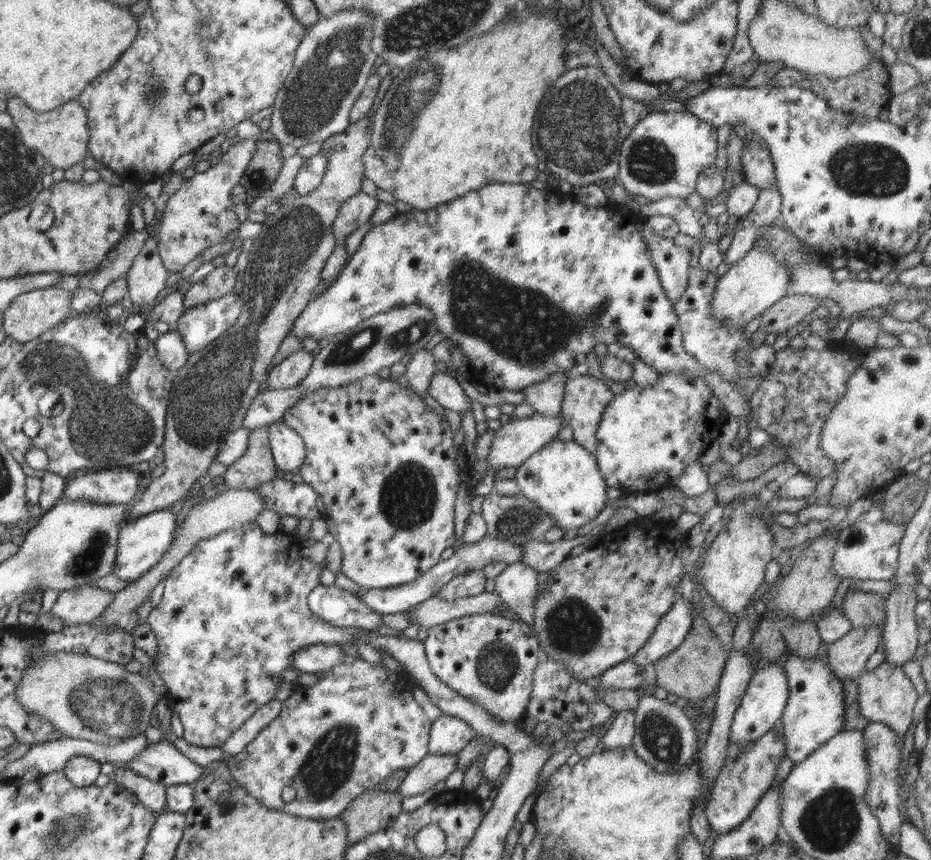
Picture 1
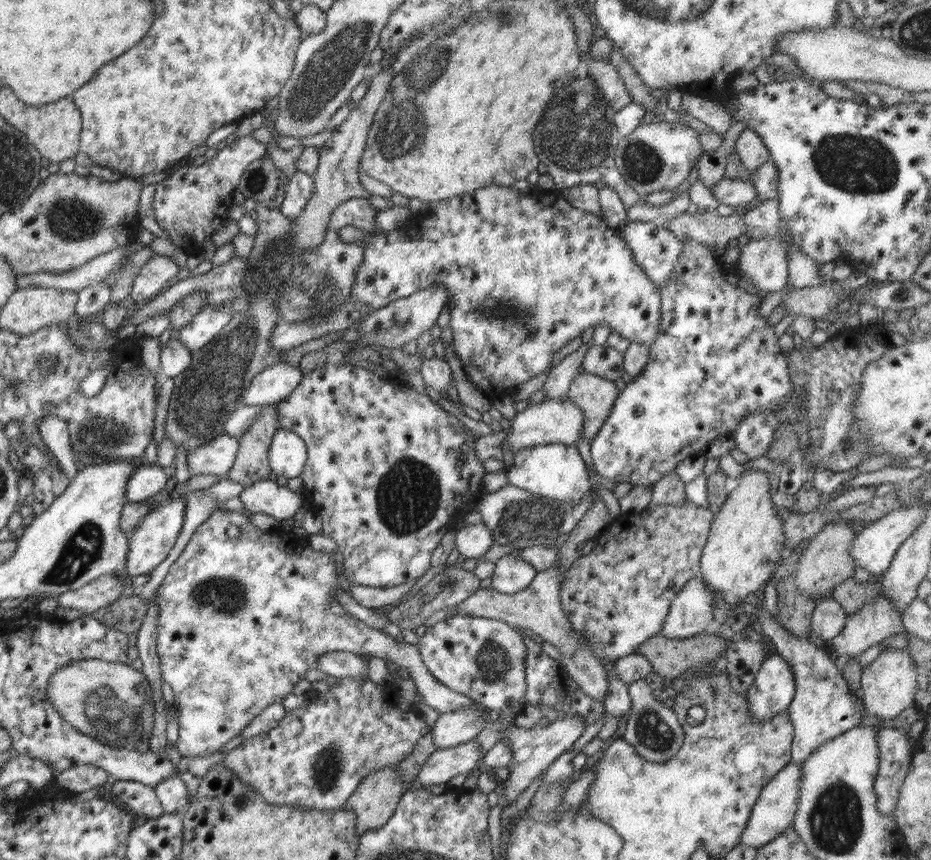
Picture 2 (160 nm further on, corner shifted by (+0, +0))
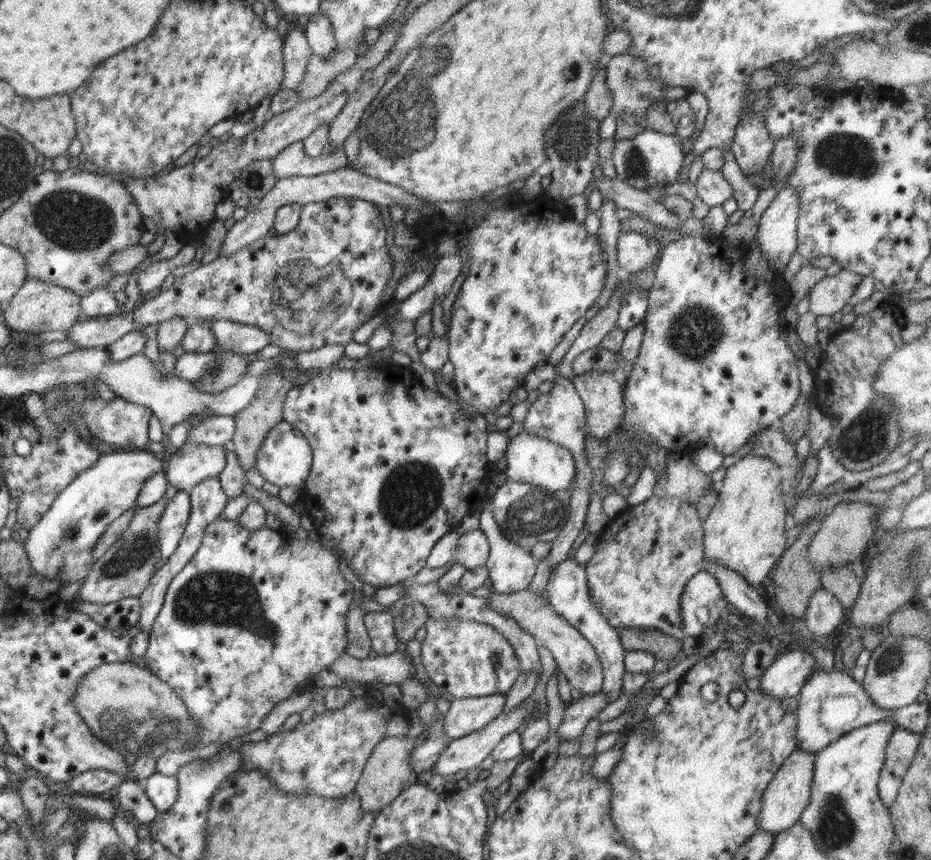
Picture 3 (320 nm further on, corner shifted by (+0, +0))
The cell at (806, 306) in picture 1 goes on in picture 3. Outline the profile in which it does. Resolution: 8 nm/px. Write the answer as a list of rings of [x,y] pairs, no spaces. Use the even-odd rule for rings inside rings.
[[[842,269],[834,276],[826,275],[819,280],[810,293],[809,310],[816,316],[831,316],[840,312],[861,283],[861,274]]]

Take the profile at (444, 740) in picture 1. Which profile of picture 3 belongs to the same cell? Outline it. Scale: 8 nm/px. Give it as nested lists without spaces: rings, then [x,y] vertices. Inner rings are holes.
[[[506,694],[455,699],[442,718],[446,734],[452,740],[484,728],[503,712],[506,699]]]

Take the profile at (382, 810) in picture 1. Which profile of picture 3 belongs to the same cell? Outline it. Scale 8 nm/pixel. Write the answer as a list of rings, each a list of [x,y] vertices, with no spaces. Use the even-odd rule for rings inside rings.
[[[387,736],[373,748],[356,788],[353,790],[353,793],[361,800],[361,807],[365,811],[377,814],[388,806],[404,788],[412,784],[410,776],[414,774],[414,771],[410,766],[410,758],[414,747],[414,738],[410,736]]]

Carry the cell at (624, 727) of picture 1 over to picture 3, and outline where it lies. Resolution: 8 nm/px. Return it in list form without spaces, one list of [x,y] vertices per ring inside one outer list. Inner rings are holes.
[[[573,556],[561,560],[561,562],[552,569],[545,592],[552,608],[554,608],[562,618],[565,618],[570,626],[579,630],[580,634],[594,647],[598,660],[602,665],[602,691],[604,691],[607,696],[607,704],[616,700],[618,695],[624,691],[623,676],[626,672],[624,661],[626,650],[621,645],[617,630],[607,623],[606,618],[604,618],[594,606],[587,585],[585,566],[578,563]]]

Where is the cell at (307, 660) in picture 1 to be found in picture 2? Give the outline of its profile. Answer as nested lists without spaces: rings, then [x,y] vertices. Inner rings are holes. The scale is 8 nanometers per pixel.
[[[330,652],[322,655],[316,664],[318,670],[334,679],[356,678],[367,674],[365,658],[352,652]]]

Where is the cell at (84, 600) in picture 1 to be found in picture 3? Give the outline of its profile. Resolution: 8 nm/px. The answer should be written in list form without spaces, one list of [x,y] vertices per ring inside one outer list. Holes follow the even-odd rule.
[[[169,485],[168,492],[162,500],[148,507],[134,509],[136,512],[134,512],[134,518],[132,518],[128,530],[124,531],[122,536],[94,562],[92,570],[79,590],[83,602],[110,604],[118,602],[121,598],[139,597],[142,594],[155,573],[156,562],[161,559],[158,521],[164,513],[166,503],[178,491],[180,491],[179,488]]]

